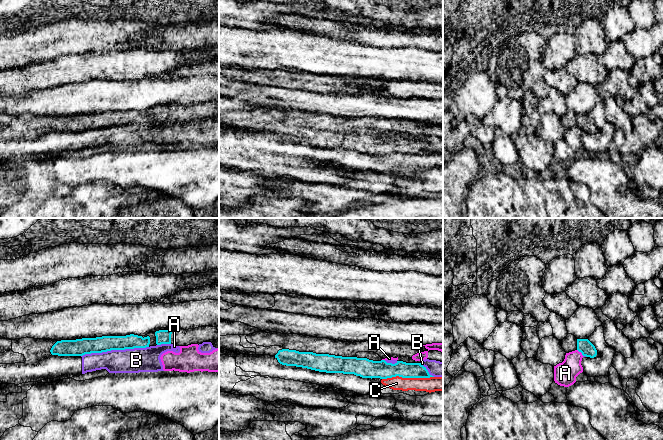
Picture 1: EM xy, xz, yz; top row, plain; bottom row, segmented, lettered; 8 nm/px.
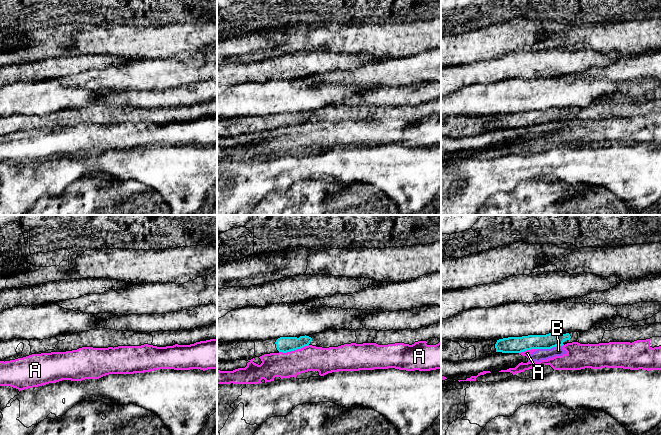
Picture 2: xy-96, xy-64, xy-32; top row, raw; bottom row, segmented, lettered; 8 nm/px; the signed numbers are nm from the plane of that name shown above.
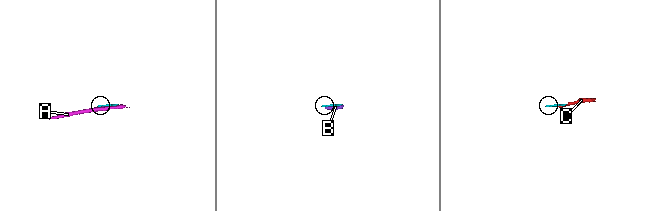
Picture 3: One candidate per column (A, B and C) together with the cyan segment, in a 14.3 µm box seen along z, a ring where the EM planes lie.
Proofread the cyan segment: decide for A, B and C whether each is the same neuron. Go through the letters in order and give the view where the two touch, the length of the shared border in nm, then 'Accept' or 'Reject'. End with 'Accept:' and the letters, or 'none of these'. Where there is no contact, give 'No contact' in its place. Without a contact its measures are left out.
A: Touches cyan in yz. Shared border 80 nm. Reject
B: Touches cyan in xy. Shared border 550 nm. Reject
C: Touches cyan in xz. Shared border 420 nm. Reject
Accept: none of these

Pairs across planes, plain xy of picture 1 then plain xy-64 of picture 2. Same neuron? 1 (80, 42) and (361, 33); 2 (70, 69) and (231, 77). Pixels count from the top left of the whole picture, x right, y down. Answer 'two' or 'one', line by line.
1: two
2: one

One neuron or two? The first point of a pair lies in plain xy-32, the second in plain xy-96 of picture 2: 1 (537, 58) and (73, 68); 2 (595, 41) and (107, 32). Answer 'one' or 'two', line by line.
1: one
2: one

